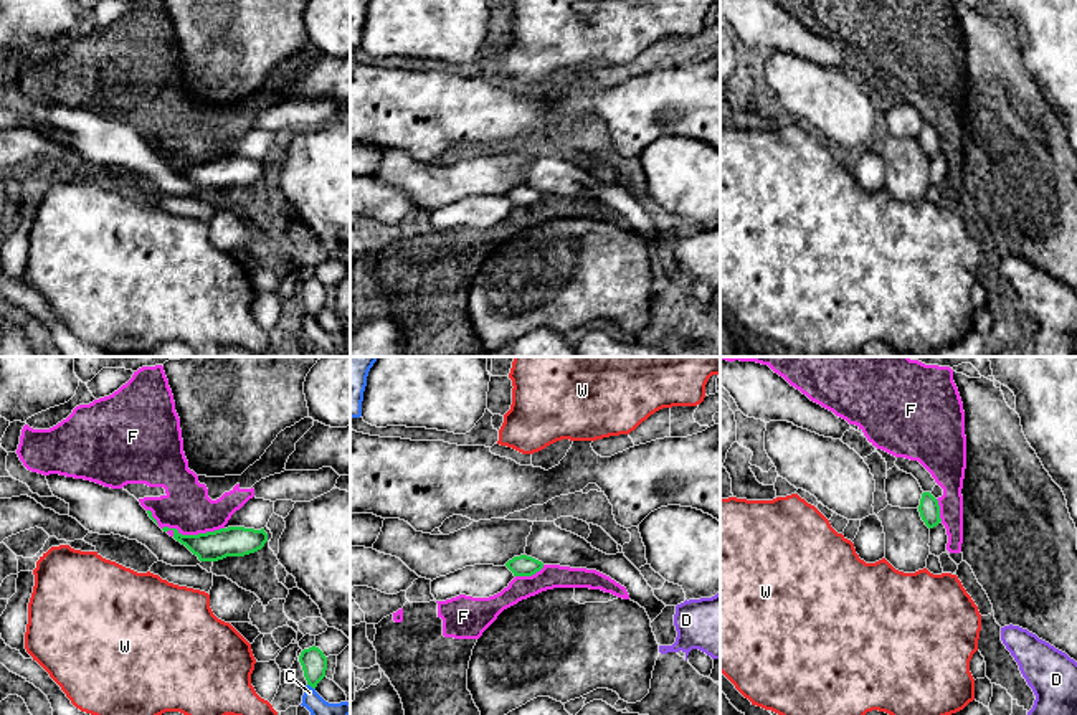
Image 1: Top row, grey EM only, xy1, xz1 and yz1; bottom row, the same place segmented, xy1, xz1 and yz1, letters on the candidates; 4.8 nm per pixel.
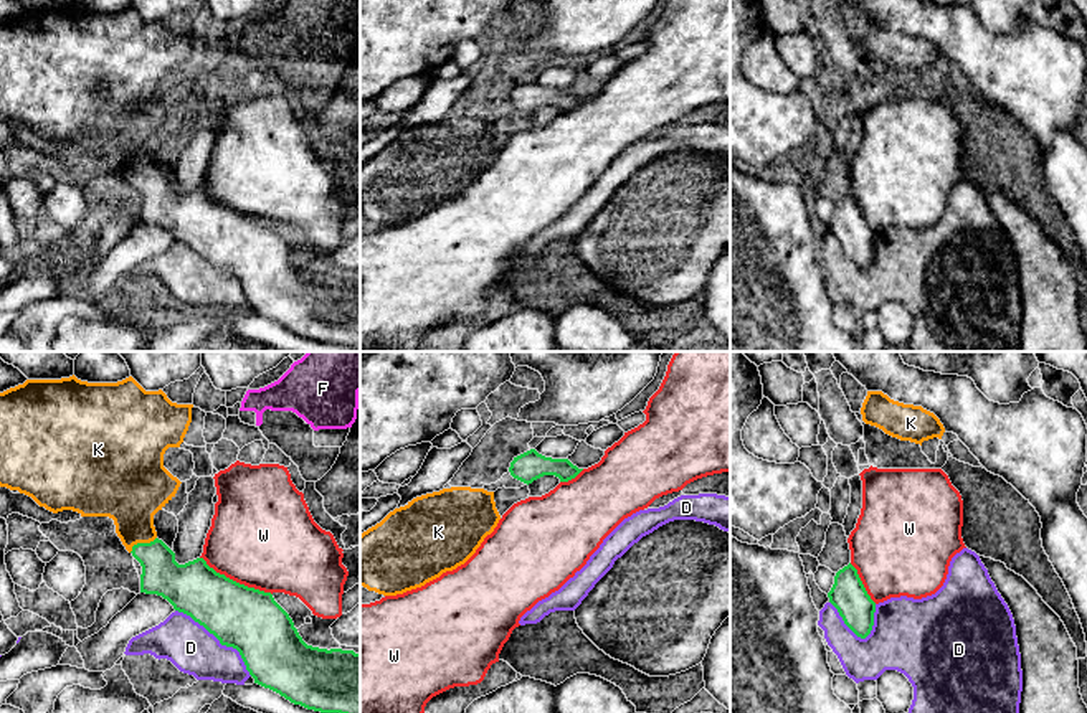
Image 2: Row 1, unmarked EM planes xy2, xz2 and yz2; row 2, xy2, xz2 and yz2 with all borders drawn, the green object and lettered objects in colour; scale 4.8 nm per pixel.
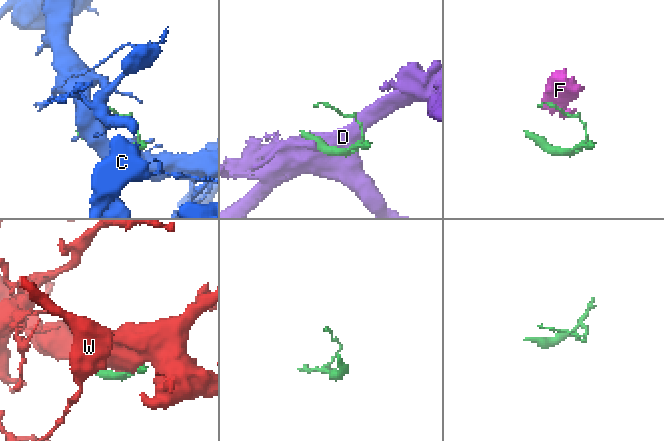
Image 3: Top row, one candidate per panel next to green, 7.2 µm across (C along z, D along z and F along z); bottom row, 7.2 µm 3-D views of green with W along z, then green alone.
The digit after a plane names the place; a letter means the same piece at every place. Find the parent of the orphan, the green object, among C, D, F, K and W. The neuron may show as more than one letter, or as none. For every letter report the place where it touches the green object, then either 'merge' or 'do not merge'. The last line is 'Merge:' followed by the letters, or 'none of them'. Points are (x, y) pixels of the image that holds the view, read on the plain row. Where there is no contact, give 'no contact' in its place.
C: meets green in xy1 at (311, 316); do not merge
D: meets green in xy2 at (218, 269); do not merge
F: meets green in xy1 at (192, 165); do not merge
K: meets green in xy2 at (141, 174); merge
W: meets green in xy2 at (235, 212); do not merge
Merge: K

